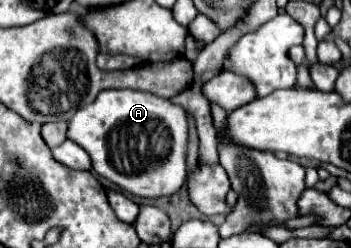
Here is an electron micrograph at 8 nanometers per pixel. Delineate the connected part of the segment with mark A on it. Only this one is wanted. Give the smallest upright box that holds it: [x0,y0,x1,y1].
[68,89,186,197]

